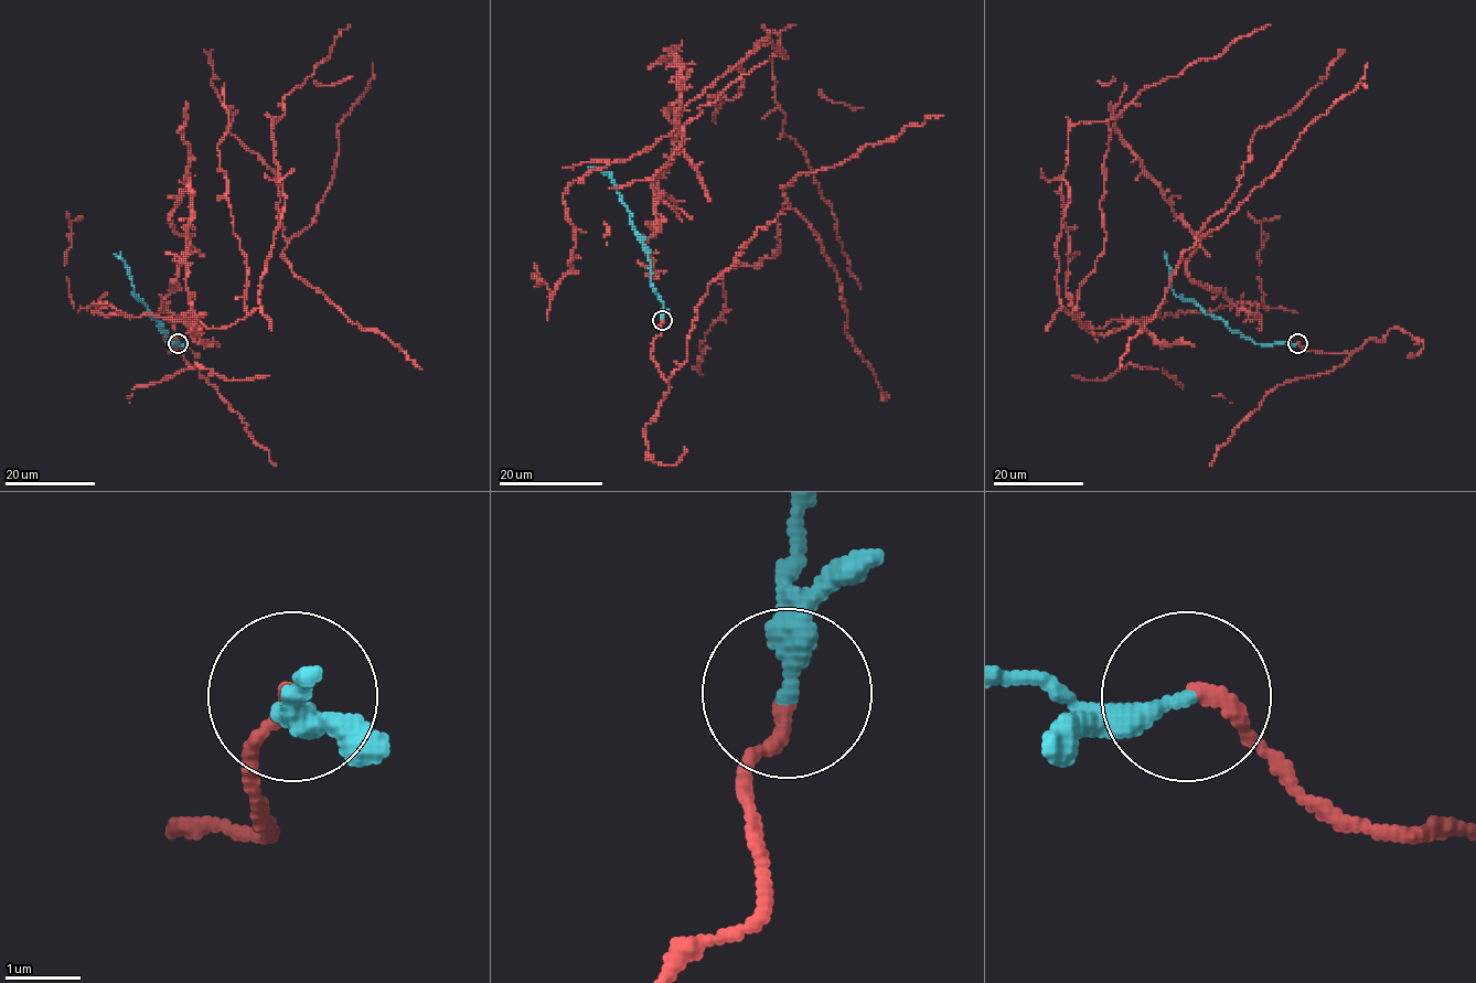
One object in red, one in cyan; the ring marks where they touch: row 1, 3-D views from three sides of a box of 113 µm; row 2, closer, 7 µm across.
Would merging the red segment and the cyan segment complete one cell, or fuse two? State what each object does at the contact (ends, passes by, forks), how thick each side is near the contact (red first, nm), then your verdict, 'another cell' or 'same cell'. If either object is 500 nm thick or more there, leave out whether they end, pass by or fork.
red ends; cyan ends; calibres 200 and 320 nm; same cell

